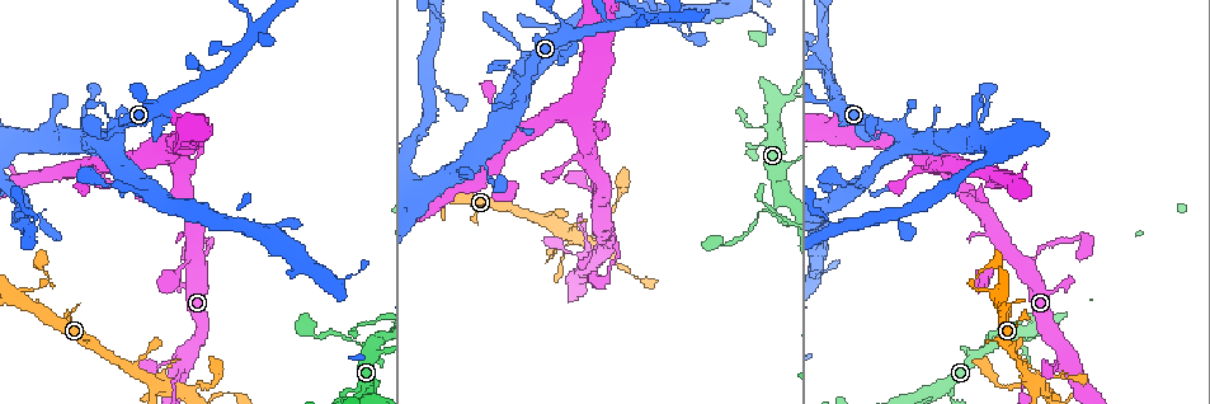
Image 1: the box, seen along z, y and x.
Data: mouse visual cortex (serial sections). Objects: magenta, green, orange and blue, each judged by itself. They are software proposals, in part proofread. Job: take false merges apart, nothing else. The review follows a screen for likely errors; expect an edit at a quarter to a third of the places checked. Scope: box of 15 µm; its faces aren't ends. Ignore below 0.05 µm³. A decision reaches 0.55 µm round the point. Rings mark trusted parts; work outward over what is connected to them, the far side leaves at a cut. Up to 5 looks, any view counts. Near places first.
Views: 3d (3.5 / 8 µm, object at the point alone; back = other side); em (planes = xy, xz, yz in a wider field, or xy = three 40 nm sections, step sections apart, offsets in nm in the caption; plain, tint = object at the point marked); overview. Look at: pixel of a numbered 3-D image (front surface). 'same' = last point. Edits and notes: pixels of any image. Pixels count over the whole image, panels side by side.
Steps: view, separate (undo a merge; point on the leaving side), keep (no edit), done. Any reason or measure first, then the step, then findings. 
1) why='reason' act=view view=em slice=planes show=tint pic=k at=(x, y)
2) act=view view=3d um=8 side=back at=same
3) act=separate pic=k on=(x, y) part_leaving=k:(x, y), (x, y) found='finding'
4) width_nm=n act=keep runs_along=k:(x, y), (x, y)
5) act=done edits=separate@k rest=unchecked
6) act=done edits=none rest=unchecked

why='sharp bend' act=view view=3d um=3.5 pic=1 at=(39, 286)

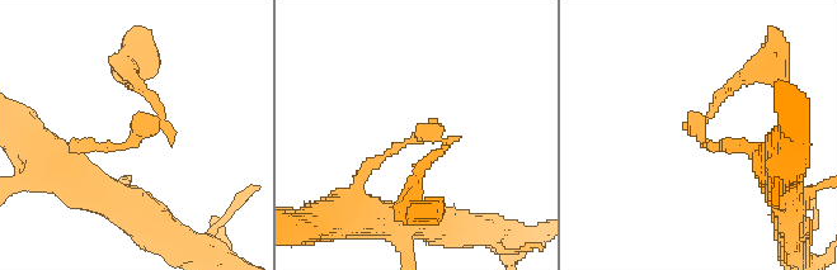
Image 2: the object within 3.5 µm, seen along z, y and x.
arm_widths_nm=100,150 act=view view=em slice=xy step=3 show=tint pic=2 at=(704, 144)

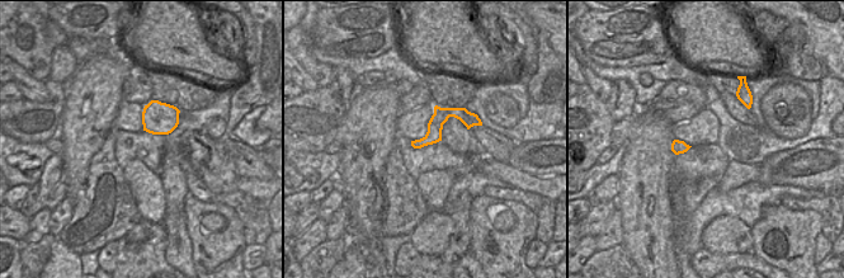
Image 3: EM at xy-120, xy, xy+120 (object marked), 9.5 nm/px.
why='cut it another way' act=view view=em slice=planes show=tint at=same

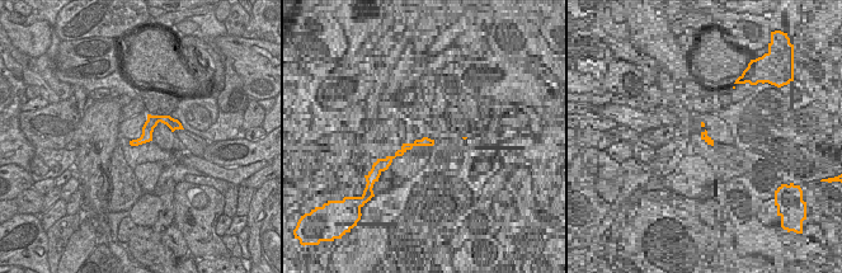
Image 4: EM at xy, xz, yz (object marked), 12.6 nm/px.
act=keep runs_along=4:(177, 126), (156, 119), (135, 142) found='all the same cell'

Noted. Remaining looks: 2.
act=view view=em slice=xy step=2 show=tint pic=1 at=(610, 227)

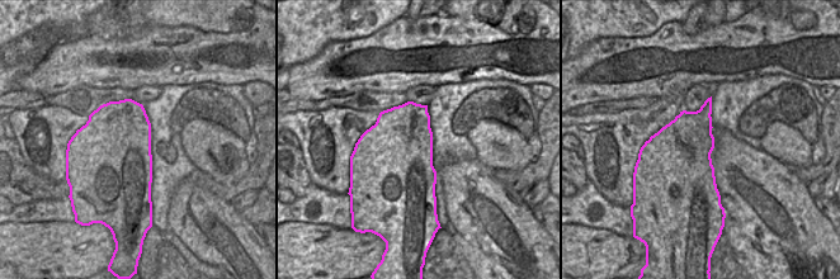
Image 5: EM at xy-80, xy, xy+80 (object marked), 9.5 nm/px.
act=view view=3d um=3.5 at=same

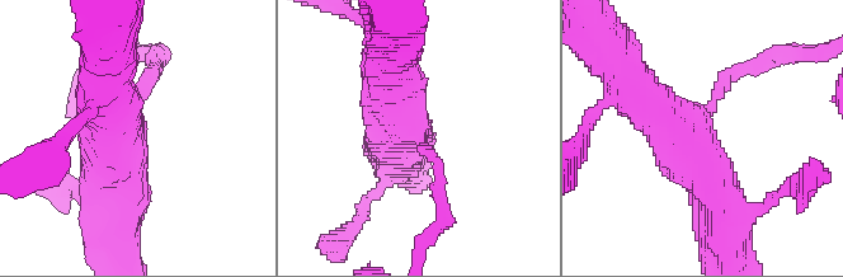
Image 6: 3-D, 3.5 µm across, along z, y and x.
act=keep runs_along=6:(725, 211), (693, 153), (625, 71) found='continuous, no second cell'

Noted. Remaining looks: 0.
act=done edits=none rest=unchecked

